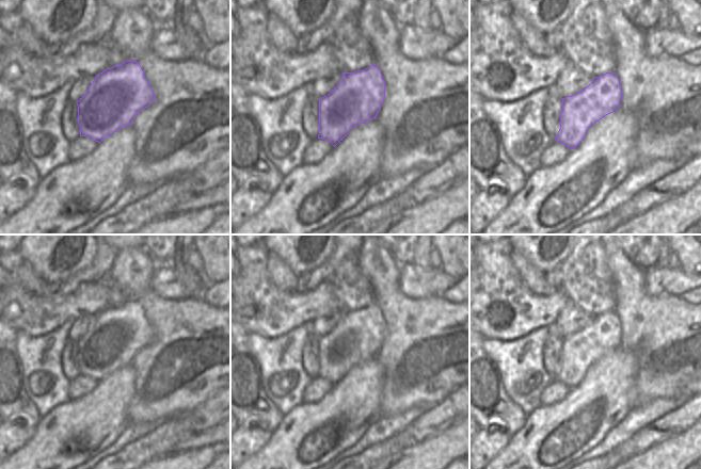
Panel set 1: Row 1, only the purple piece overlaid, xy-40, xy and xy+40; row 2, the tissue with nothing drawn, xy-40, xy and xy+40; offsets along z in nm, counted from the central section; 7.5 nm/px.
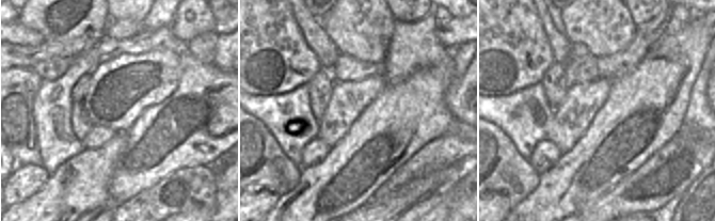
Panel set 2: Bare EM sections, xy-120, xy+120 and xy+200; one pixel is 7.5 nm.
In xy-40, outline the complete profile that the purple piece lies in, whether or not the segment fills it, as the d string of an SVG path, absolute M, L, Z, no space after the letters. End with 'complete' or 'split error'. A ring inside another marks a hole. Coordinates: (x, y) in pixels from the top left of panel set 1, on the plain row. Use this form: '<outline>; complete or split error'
M127 298L107 307L95 316L89 329L76 341L80 375L100 382L117 369L131 365L133 357L154 340L155 331L139 301Z; complete

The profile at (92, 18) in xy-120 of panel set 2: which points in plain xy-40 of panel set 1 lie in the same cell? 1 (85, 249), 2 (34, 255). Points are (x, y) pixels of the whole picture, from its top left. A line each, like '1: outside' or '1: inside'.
1: inside
2: inside

